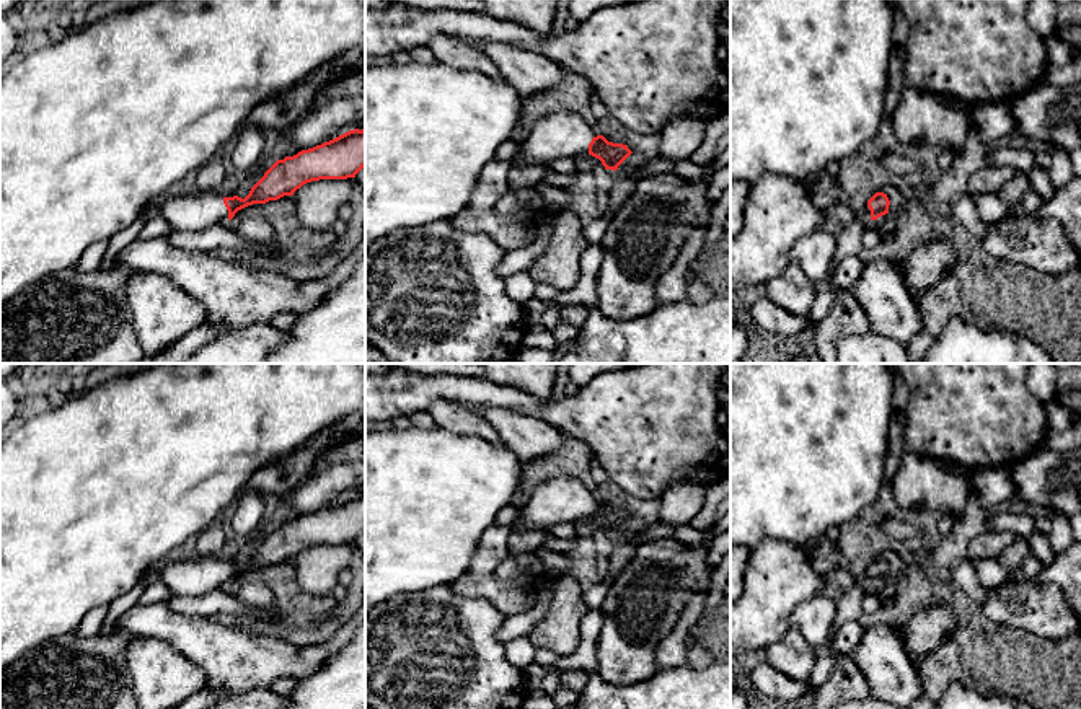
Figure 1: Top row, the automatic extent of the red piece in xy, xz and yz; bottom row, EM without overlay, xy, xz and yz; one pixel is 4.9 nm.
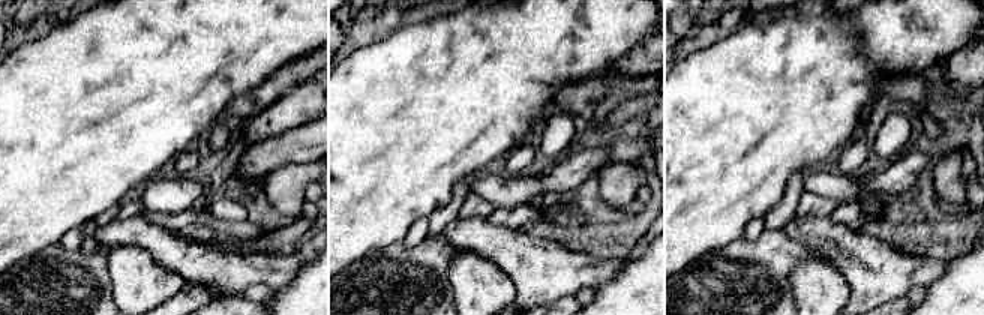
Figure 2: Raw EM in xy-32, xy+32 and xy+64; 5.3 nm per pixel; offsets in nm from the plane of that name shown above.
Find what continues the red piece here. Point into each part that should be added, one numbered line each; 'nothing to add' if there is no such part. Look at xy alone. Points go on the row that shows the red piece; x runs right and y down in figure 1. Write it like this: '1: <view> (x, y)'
1: xy (185, 212)

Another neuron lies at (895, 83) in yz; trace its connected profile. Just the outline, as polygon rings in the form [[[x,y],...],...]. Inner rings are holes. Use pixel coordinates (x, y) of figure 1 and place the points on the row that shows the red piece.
[[[887,0],[893,10],[893,31],[892,31],[892,51],[890,51],[890,67],[887,78],[885,104],[884,111],[887,116],[893,116],[902,95],[907,91],[905,86],[905,47],[910,34],[910,26],[897,0]]]

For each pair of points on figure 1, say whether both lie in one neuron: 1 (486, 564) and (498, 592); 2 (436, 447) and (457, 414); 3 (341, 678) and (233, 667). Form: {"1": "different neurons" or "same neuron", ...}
{"1": "same neuron", "2": "different neurons", "3": "different neurons"}

